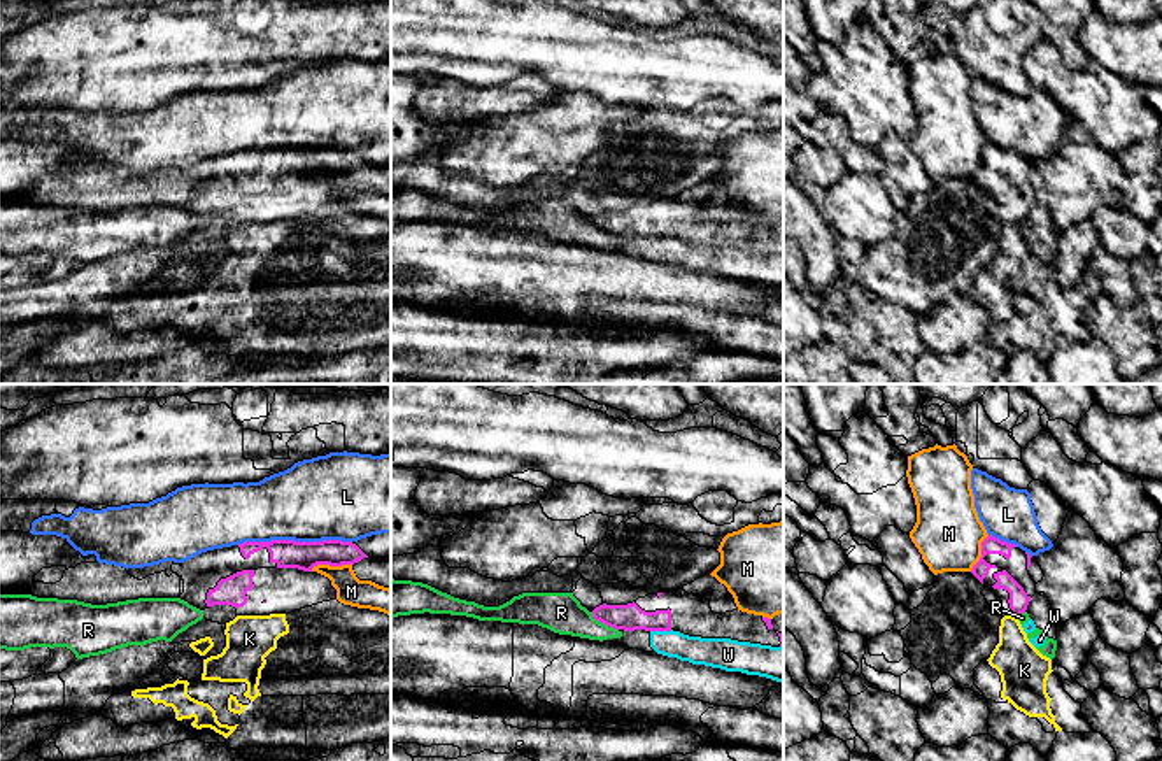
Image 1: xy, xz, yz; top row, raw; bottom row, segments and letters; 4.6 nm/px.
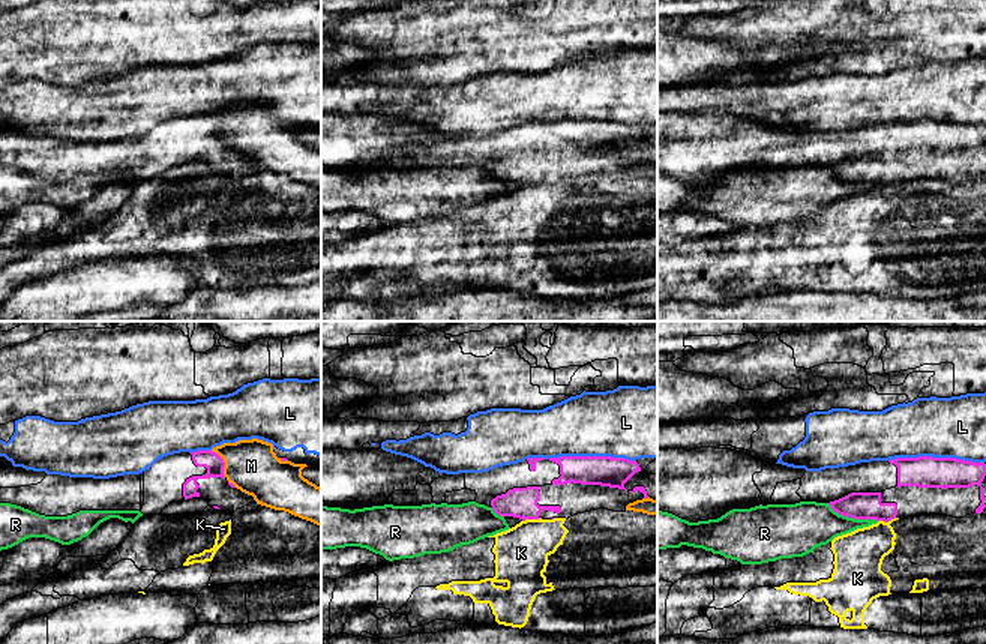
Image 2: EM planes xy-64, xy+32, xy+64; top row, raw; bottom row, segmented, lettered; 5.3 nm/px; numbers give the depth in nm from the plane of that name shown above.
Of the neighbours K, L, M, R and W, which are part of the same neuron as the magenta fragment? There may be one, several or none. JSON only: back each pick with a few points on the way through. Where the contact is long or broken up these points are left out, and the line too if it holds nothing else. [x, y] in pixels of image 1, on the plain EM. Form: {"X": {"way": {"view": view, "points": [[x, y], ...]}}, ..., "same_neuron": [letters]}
{"same_neuron": []}

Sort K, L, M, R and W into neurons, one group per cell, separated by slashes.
K / L / M / R W

